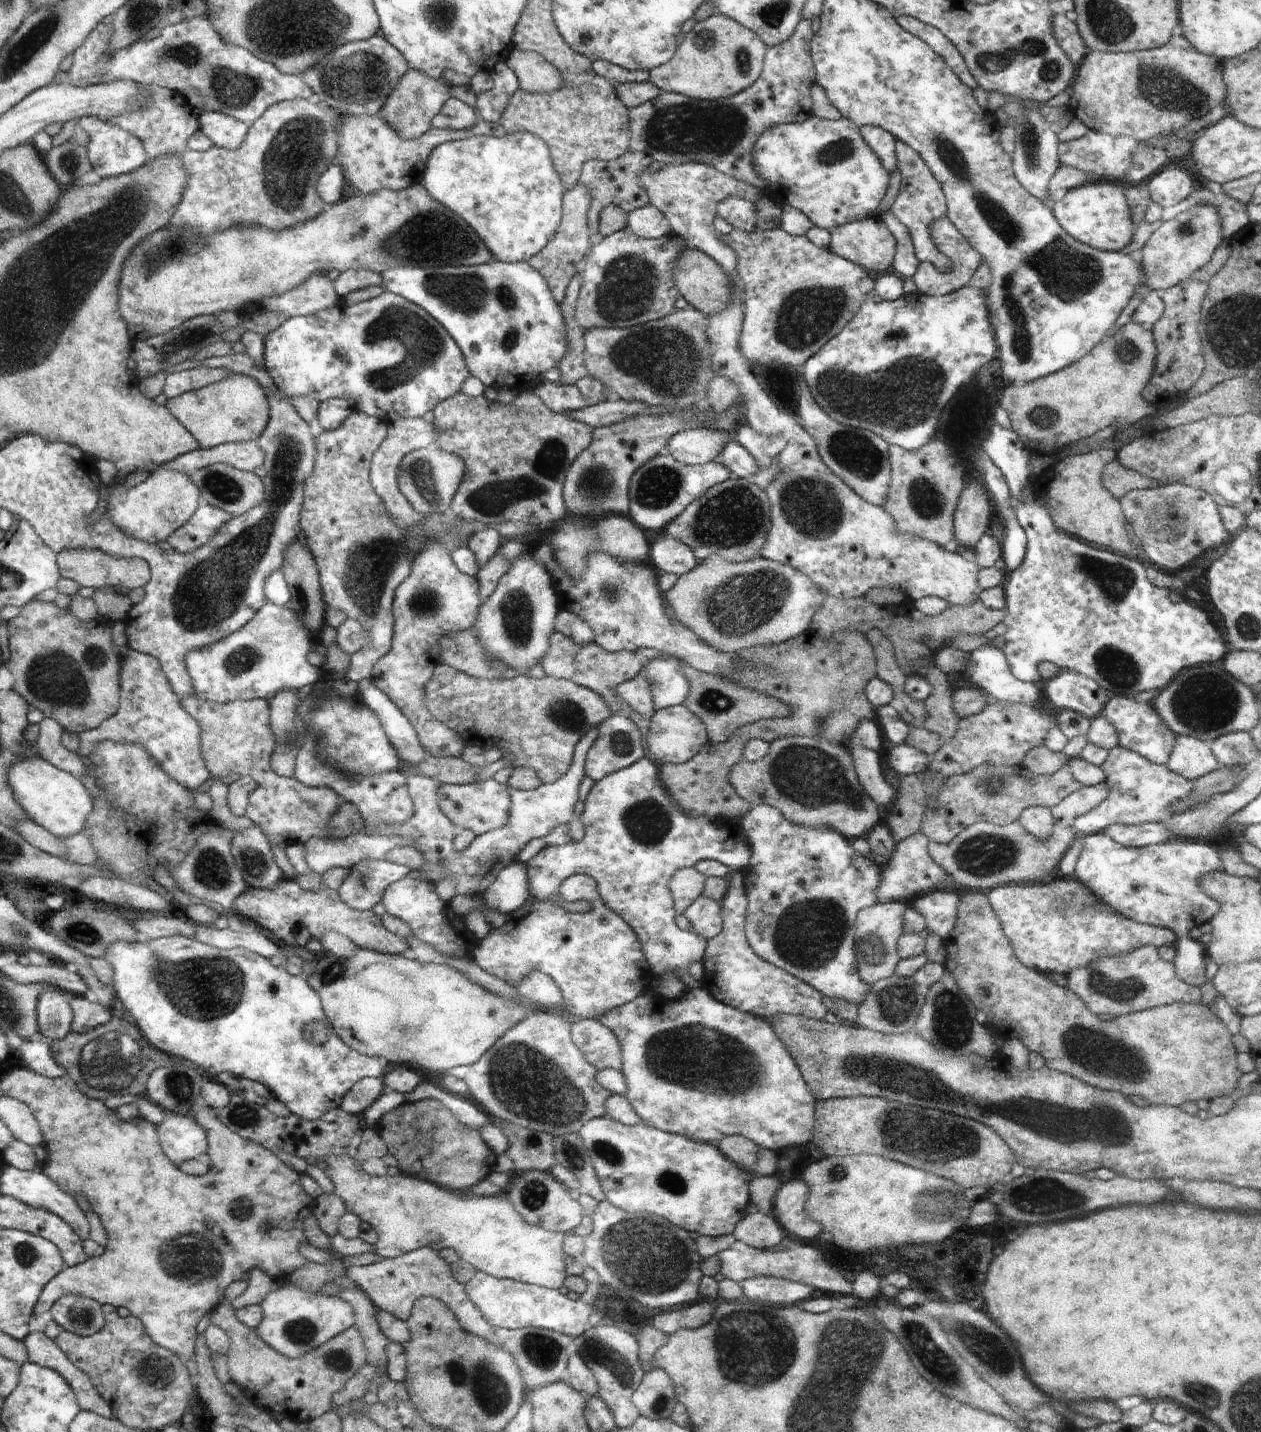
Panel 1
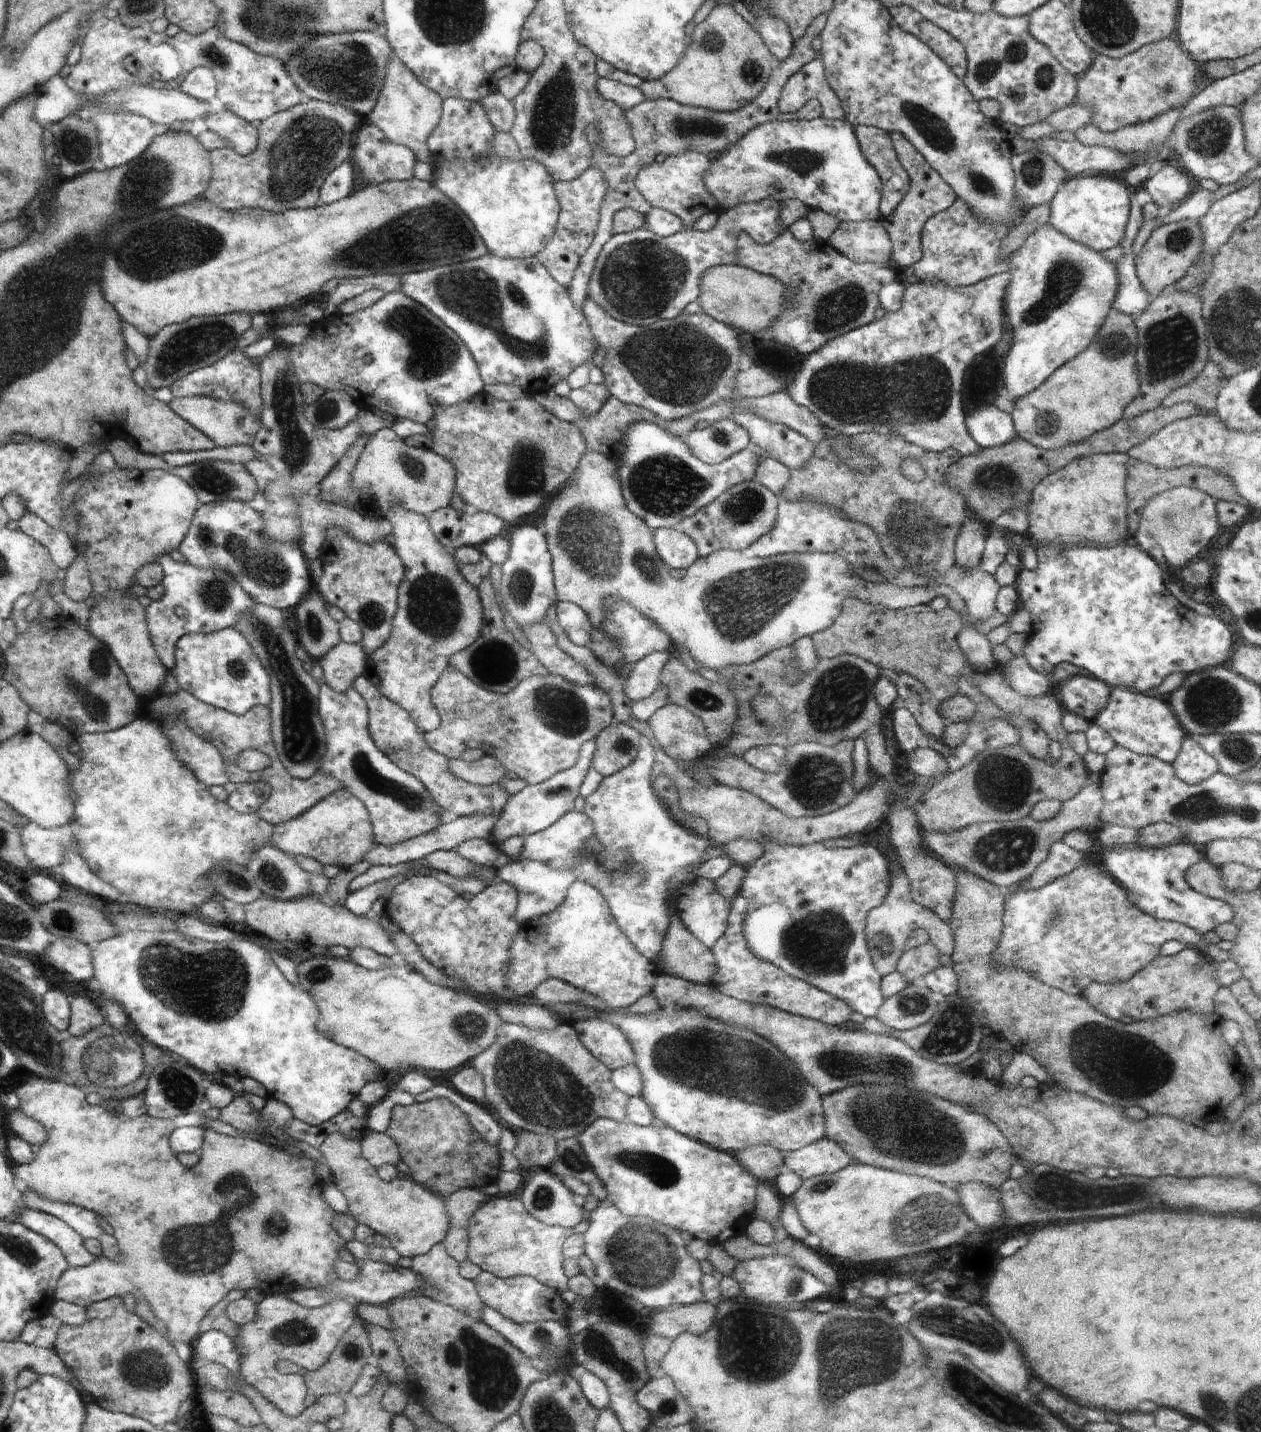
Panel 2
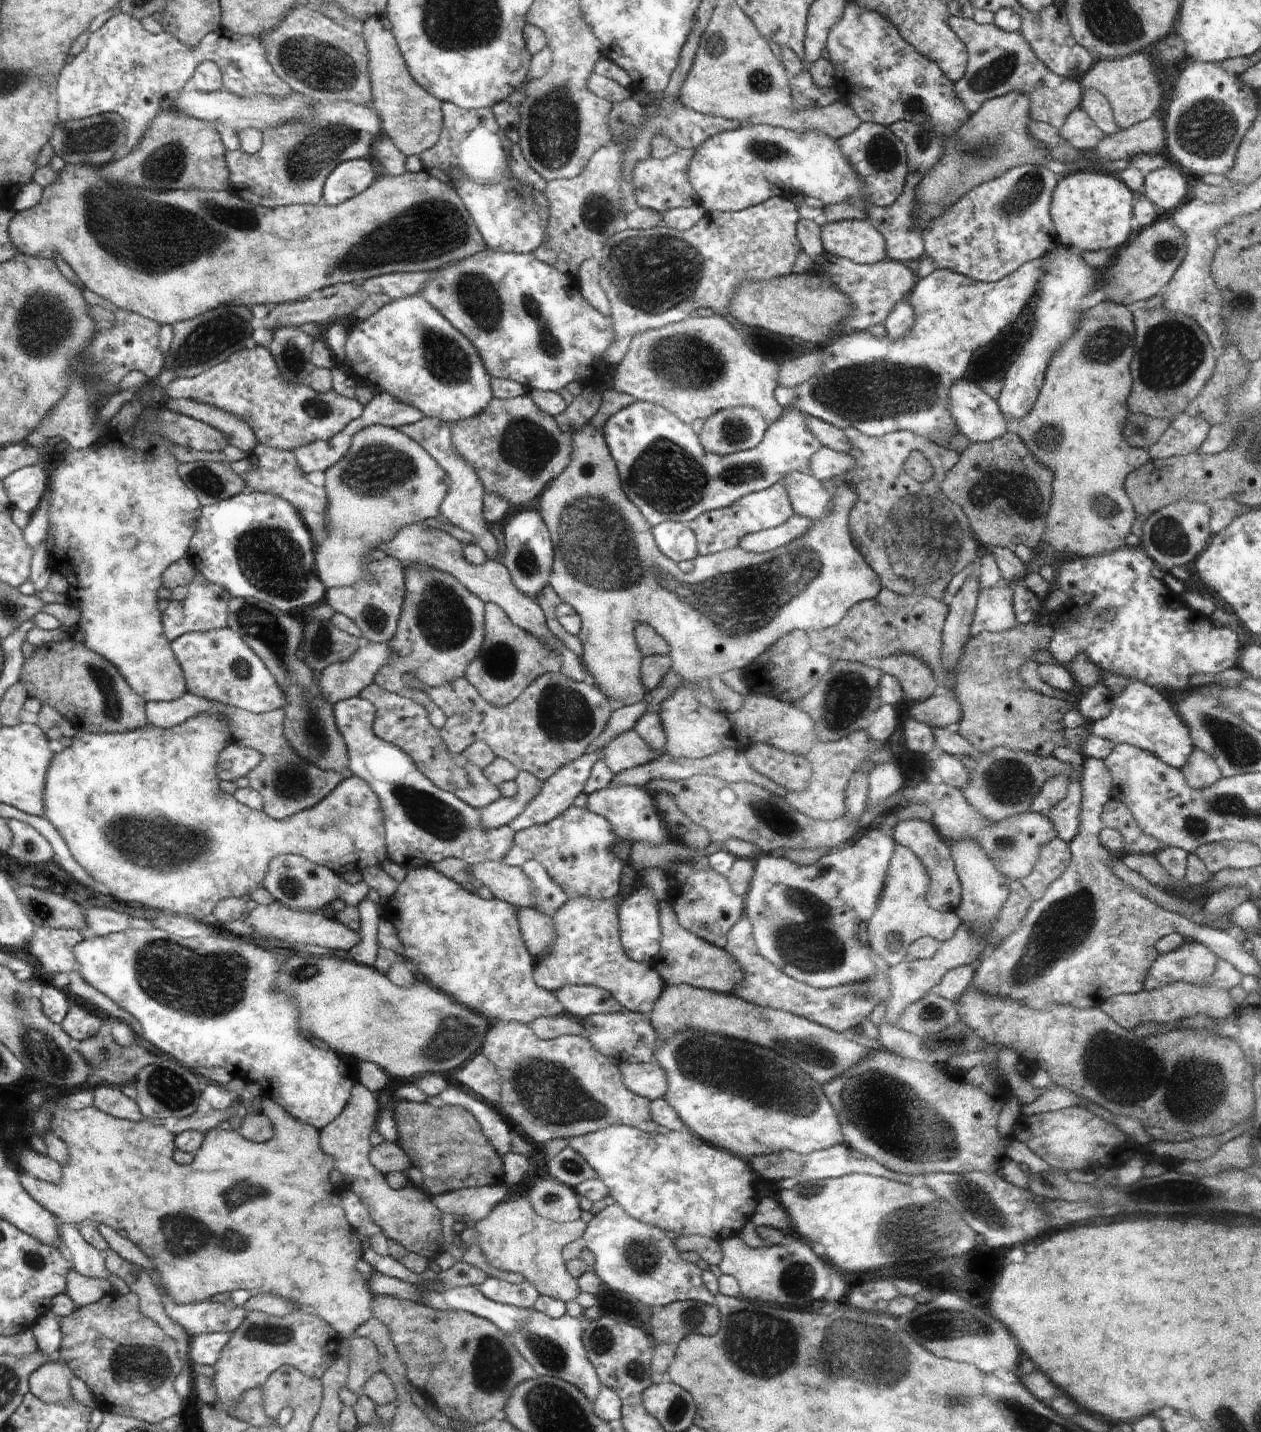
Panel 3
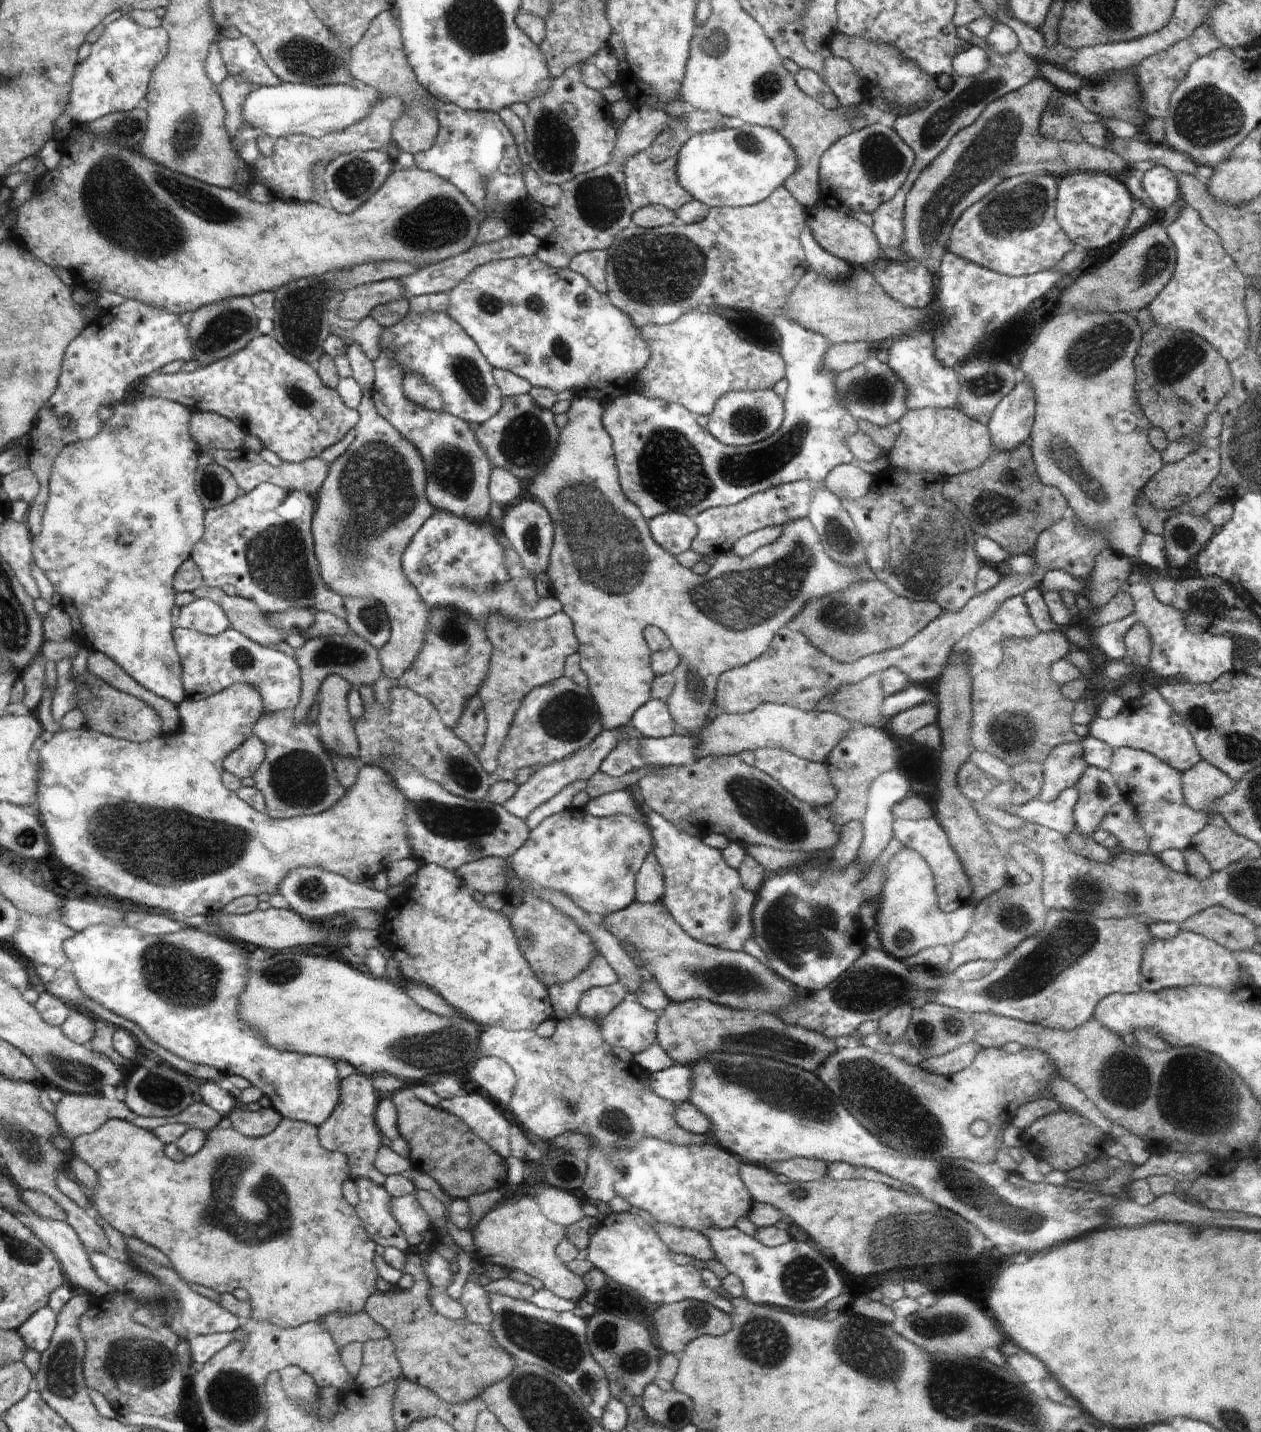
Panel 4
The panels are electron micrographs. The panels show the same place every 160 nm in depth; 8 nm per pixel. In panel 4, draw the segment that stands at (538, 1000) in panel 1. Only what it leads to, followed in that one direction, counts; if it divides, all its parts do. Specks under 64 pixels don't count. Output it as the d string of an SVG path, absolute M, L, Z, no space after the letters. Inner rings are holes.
M620 981L607 987L594 988L581 997L577 1014L600 1022L626 998L626 994L628 990Z

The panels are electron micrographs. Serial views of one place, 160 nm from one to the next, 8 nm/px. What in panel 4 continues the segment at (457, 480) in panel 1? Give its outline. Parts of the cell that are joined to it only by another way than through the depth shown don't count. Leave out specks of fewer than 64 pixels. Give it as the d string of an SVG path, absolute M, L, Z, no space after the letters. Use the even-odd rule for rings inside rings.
M371 391L362 392L359 411L359 422L355 439L346 452L329 466L329 476L316 494L314 524L315 557L319 563L319 573L324 584L331 587L336 594L344 597L362 597L376 599L387 611L390 619L391 638L378 650L383 664L383 674L391 679L403 676L412 670L417 657L425 646L429 632L429 615L431 610L422 600L417 588L404 574L402 554L407 552L408 545L415 534L434 514L431 501L427 498L427 482L430 472L426 460L418 447L400 434L388 419L376 410L371 399ZM331 675L323 681L314 730L328 753L359 759L359 739L347 709L347 694L352 687L338 675Z

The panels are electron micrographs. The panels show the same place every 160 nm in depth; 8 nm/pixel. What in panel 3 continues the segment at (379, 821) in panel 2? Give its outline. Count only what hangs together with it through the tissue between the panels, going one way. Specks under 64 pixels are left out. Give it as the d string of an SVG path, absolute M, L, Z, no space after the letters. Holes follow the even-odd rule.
M360 695L338 702L333 706L335 723L340 734L344 737L349 756L349 774L363 778L380 798L385 816L386 845L388 859L401 867L410 869L416 867L432 867L447 858L464 859L464 862L473 865L490 861L500 861L512 850L516 841L516 832L510 825L498 828L485 827L481 821L483 807L473 807L462 799L456 798L454 793L437 787L416 766L413 758L406 754L400 747L386 742L375 734L375 706L368 699Z

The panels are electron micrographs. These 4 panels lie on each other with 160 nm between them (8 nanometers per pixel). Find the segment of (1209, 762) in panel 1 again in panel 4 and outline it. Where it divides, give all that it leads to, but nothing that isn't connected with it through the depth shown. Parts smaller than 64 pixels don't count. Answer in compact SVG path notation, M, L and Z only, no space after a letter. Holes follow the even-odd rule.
M1202 760L1181 773L1181 781L1185 803L1194 810L1204 812L1235 785L1227 774Z

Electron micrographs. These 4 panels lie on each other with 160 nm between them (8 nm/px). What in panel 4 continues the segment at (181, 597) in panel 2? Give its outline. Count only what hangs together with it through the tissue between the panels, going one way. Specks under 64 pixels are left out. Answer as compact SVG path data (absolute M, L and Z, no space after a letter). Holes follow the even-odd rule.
M202 597L183 606L176 622L177 627L194 629L207 635L219 635L231 628L230 619L224 609L210 599Z

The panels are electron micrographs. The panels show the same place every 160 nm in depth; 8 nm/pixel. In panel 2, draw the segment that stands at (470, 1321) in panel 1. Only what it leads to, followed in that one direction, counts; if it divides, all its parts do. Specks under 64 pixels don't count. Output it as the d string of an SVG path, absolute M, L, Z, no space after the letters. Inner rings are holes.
M443 1241L431 1249L427 1254L414 1256L408 1270L412 1270L412 1272L424 1276L424 1278L428 1280L430 1286L424 1288L424 1290L418 1290L418 1292L414 1290L414 1292L406 1294L404 1298L418 1295L428 1296L428 1298L431 1297L436 1300L436 1302L448 1304L452 1306L452 1308L456 1308L456 1310L460 1310L460 1312L464 1312L464 1314L473 1317L478 1317L480 1310L484 1308L484 1304L479 1298L474 1282L469 1279L462 1279L459 1276L459 1263L446 1252L446 1246L444 1246Z

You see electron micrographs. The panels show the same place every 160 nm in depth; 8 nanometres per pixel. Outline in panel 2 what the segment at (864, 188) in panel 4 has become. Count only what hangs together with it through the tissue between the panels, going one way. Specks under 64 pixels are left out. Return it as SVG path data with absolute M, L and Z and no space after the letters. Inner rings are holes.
M858 125L855 136L864 158L882 180L879 214L880 217L888 217L910 188L908 174L897 158L889 133L872 126Z

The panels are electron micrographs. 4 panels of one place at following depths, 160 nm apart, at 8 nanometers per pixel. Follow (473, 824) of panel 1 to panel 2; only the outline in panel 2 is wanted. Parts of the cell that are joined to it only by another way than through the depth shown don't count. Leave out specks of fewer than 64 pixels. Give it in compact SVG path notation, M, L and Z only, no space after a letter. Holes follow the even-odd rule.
M361 675L352 682L357 694L364 699L368 709L368 730L374 739L375 745L384 754L391 758L396 766L399 766L410 775L414 775L419 782L430 792L430 798L436 802L438 808L456 814L458 817L474 816L474 814L503 814L511 795L504 788L504 782L482 786L470 784L456 778L451 770L448 770L448 759L438 754L428 746L425 732L416 726L416 722L410 718L408 711L402 710L398 704L391 702L380 691L379 688Z

